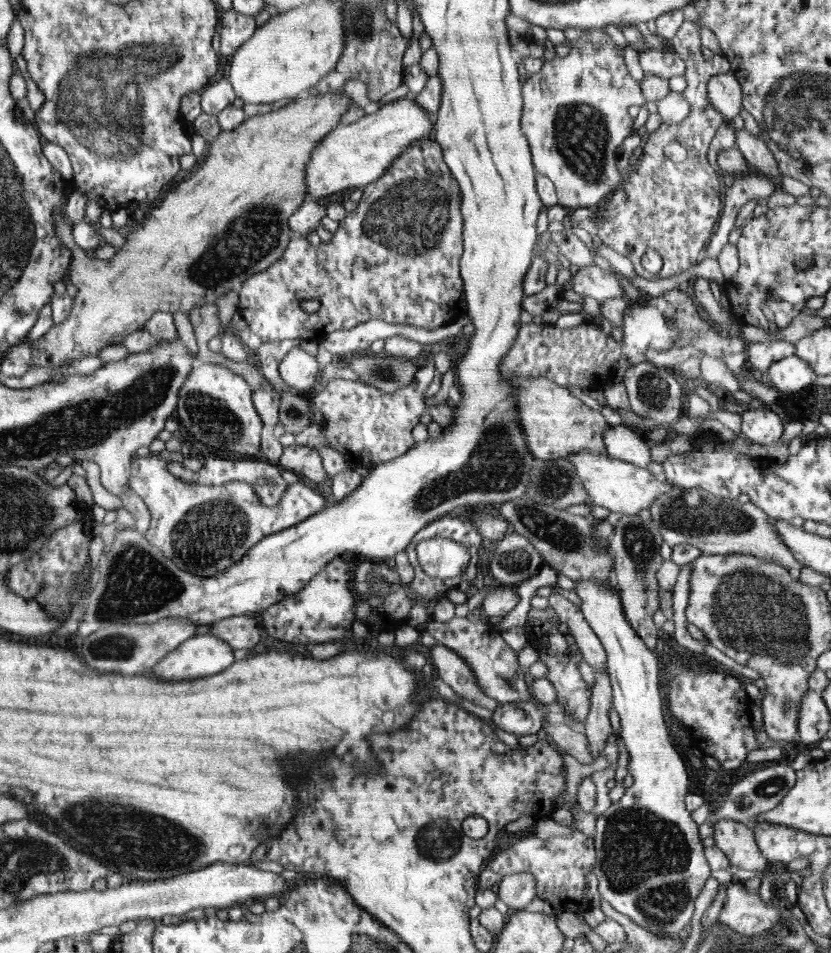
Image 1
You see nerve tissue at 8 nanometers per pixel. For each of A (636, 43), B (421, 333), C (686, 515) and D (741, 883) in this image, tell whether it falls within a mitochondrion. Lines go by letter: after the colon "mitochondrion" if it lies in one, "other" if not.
A: other
B: other
C: mitochondrion
D: other

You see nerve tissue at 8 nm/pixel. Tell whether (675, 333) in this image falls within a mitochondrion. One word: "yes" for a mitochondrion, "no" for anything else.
yes

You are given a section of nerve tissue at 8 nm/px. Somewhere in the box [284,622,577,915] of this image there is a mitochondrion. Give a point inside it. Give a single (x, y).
(437, 841)

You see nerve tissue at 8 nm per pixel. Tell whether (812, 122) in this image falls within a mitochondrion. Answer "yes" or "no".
yes

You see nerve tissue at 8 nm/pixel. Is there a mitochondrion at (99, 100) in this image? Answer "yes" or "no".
yes

